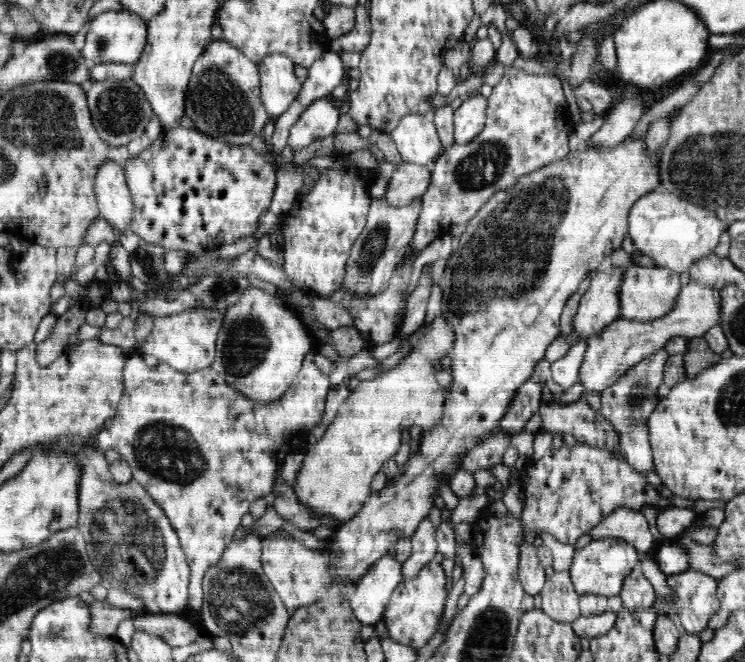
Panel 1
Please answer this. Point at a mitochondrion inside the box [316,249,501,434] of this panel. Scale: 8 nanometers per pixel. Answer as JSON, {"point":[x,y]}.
{"point":[456,311]}

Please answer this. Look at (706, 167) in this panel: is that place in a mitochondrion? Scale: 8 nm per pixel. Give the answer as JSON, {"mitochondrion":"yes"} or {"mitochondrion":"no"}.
{"mitochondrion":"yes"}

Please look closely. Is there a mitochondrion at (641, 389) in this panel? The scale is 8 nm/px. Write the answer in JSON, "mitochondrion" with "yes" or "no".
{"mitochondrion":"yes"}

